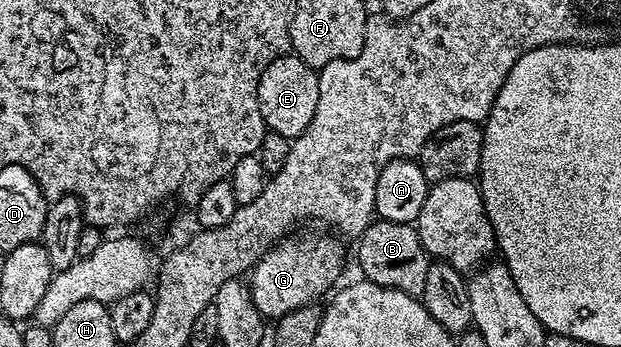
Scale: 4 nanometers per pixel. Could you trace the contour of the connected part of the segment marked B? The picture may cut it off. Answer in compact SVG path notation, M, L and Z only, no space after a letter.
M379 219L364 229L363 234L358 236L357 243L359 243L359 267L363 270L362 278L366 282L397 289L406 295L422 296L425 289L425 273L429 273L429 265L432 260L429 258L427 250L421 245L418 226Z

